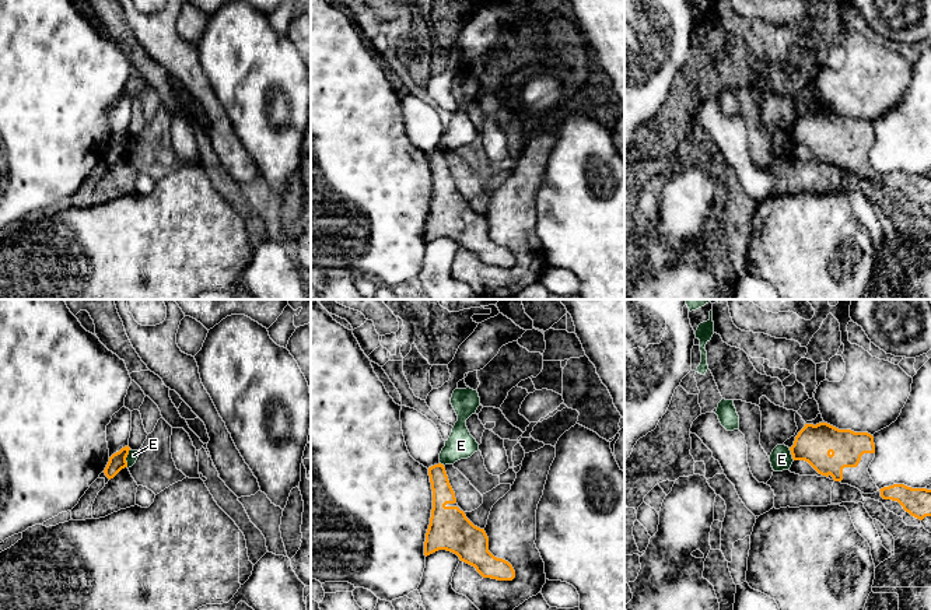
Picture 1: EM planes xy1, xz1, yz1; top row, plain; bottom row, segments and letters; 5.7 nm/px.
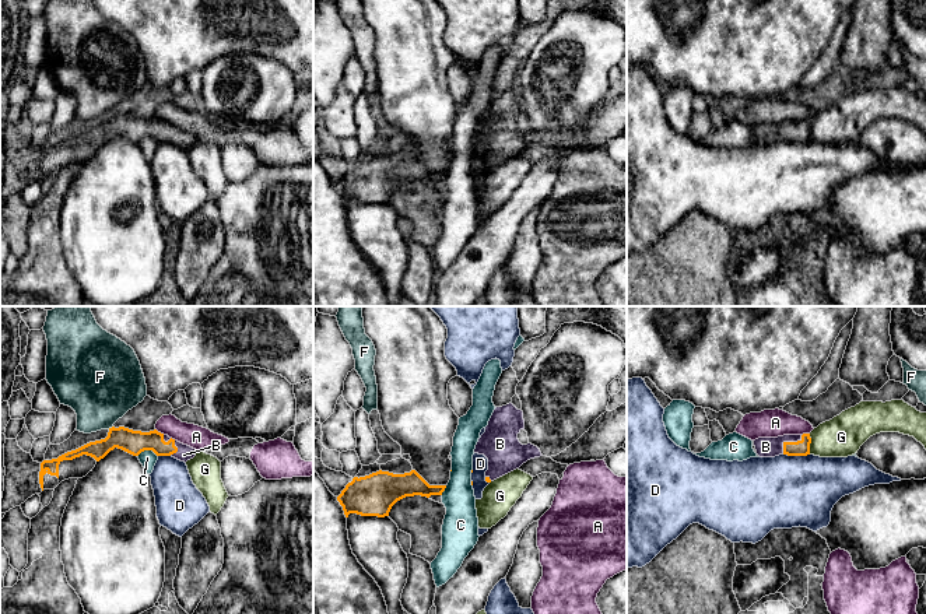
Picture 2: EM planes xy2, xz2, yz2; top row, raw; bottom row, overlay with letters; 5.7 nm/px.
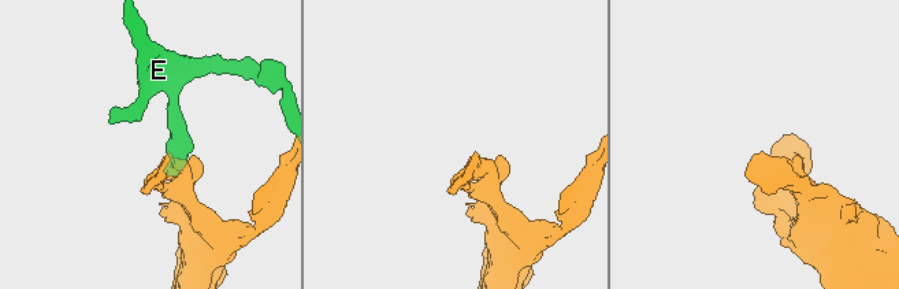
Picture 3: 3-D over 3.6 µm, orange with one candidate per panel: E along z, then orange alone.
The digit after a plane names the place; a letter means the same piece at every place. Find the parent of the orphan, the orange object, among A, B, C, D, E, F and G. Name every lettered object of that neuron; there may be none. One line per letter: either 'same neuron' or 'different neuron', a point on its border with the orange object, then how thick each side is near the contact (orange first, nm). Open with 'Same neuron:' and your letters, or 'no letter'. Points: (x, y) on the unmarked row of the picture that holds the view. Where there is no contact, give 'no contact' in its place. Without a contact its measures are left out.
Same neuron: B
A: different neuron | xy2 (160, 119) | 140/130 nm
B: same neuron | yz2 (788, 129) | 100/110 nm
C: different neuron | xy2 (147, 136) | 140/90 nm
D: different neuron | yz2 (796, 141) | 100/420 nm
E: different neuron | xy1 (126, 143) | 100/60 nm
F: different neuron | xy2 (109, 115) | 140/420 nm
G: different neuron | yz2 (810, 129) | 100/240 nm

